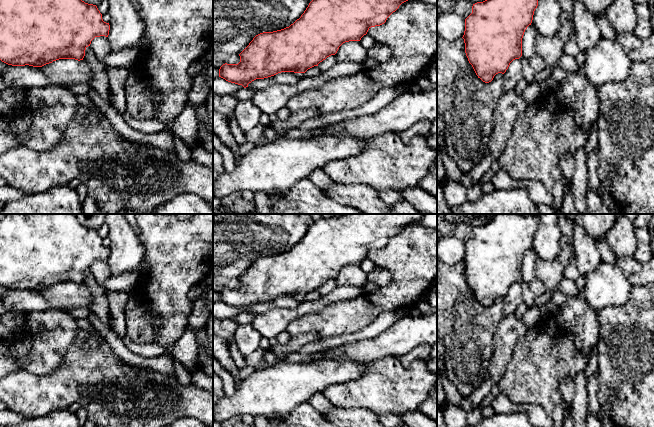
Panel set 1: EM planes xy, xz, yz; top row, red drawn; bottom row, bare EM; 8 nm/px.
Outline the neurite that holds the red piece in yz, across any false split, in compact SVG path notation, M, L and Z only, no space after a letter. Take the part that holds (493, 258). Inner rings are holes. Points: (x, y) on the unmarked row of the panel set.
M497 214L489 223L473 228L472 237L465 243L462 262L468 285L483 306L489 307L496 298L504 298L515 283L521 285L523 303L535 306L537 295L522 281L522 262L532 247L538 221L538 214Z

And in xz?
M344 214L314 221L293 248L281 254L256 259L239 278L238 288L223 288L219 301L244 312L256 303L264 303L281 296L294 296L299 303L320 286L335 279L339 271L349 265L360 265L371 251L384 248L399 230L419 222L425 214Z

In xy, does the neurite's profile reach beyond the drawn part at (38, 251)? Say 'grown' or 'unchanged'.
unchanged

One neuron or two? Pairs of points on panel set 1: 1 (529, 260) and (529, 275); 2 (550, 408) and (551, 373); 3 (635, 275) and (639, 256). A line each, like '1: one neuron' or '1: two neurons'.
1: one neuron
2: one neuron
3: two neurons

